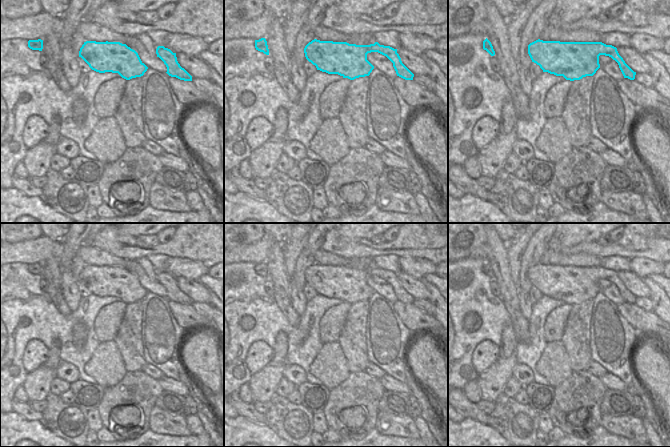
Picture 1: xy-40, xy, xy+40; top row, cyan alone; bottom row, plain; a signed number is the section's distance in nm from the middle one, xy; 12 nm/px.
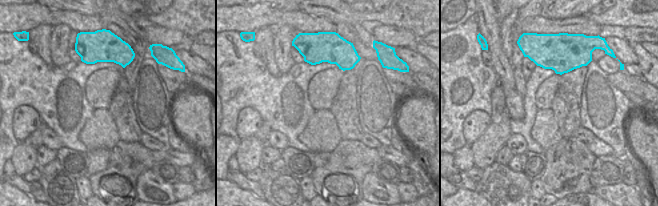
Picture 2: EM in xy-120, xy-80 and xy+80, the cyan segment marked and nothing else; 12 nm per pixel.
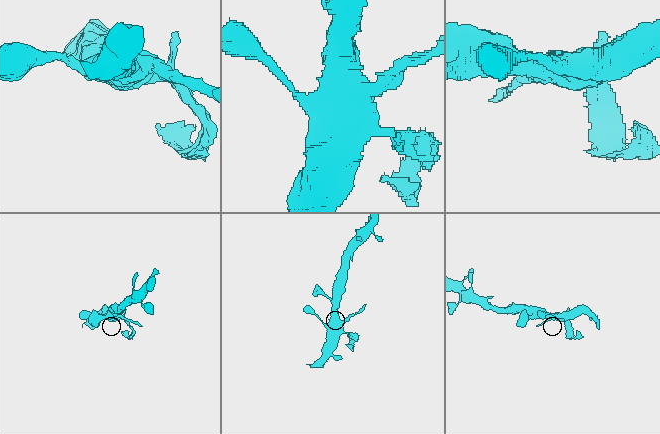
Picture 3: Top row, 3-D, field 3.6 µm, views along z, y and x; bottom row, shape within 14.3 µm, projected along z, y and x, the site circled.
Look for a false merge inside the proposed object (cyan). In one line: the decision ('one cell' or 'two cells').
two cells

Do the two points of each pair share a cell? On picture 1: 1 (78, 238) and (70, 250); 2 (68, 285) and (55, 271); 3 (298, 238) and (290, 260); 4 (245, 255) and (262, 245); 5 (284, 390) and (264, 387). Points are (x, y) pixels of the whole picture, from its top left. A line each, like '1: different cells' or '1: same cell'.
1: same cell
2: different cells
3: same cell
4: same cell
5: different cells

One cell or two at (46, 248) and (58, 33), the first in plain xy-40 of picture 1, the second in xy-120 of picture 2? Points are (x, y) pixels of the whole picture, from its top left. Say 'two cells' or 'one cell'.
two cells

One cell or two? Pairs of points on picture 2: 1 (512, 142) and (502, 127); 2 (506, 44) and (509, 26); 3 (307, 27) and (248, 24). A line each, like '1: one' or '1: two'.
1: two
2: one
3: one

